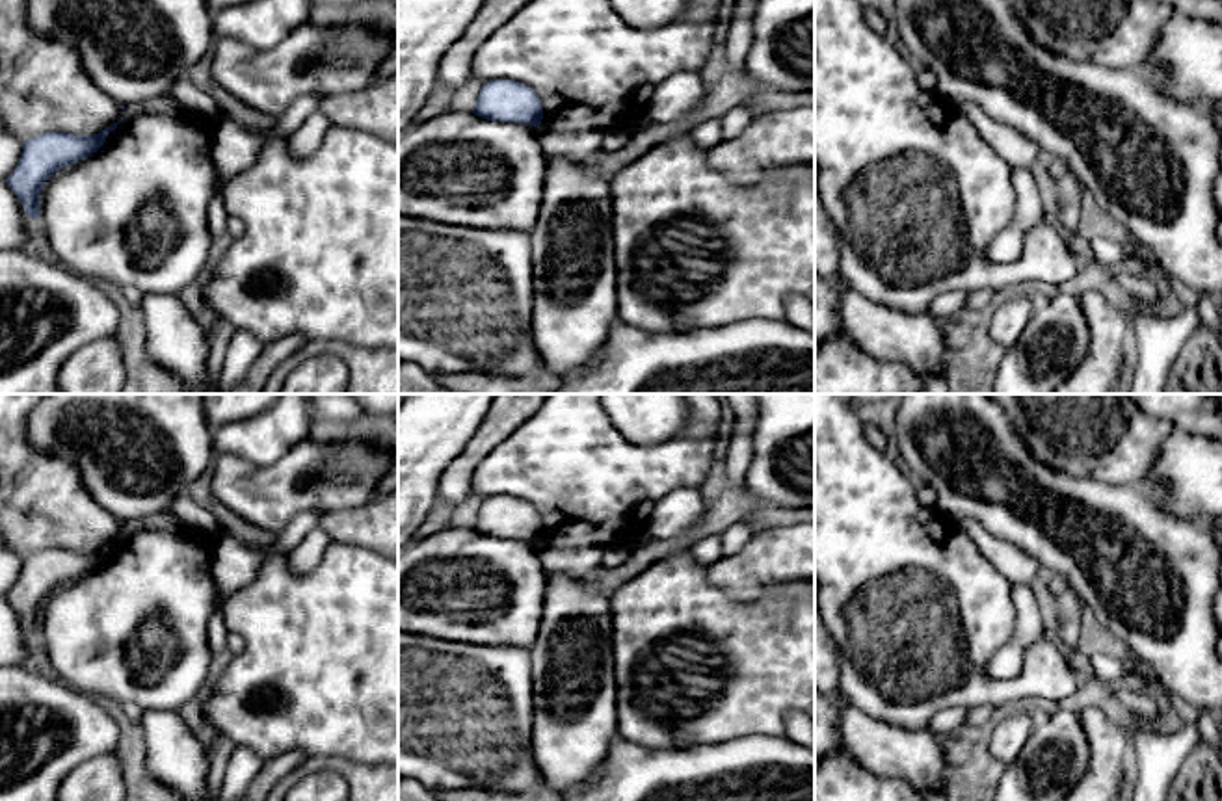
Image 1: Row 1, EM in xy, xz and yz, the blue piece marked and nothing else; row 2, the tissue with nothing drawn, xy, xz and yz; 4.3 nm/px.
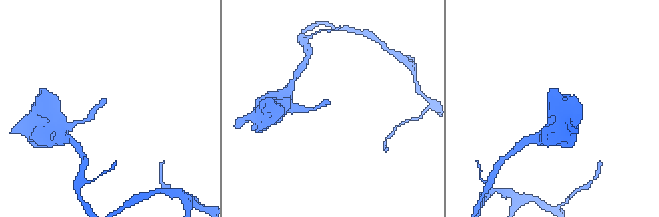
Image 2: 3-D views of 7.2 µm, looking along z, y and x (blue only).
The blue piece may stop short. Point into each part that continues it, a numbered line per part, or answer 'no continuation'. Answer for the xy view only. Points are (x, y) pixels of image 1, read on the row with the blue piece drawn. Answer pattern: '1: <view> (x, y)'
no continuation

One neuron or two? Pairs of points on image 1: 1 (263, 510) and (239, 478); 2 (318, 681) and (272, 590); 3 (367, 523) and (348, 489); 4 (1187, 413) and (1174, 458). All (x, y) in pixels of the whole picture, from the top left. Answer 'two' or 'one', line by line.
1: one
2: one
3: two
4: two

